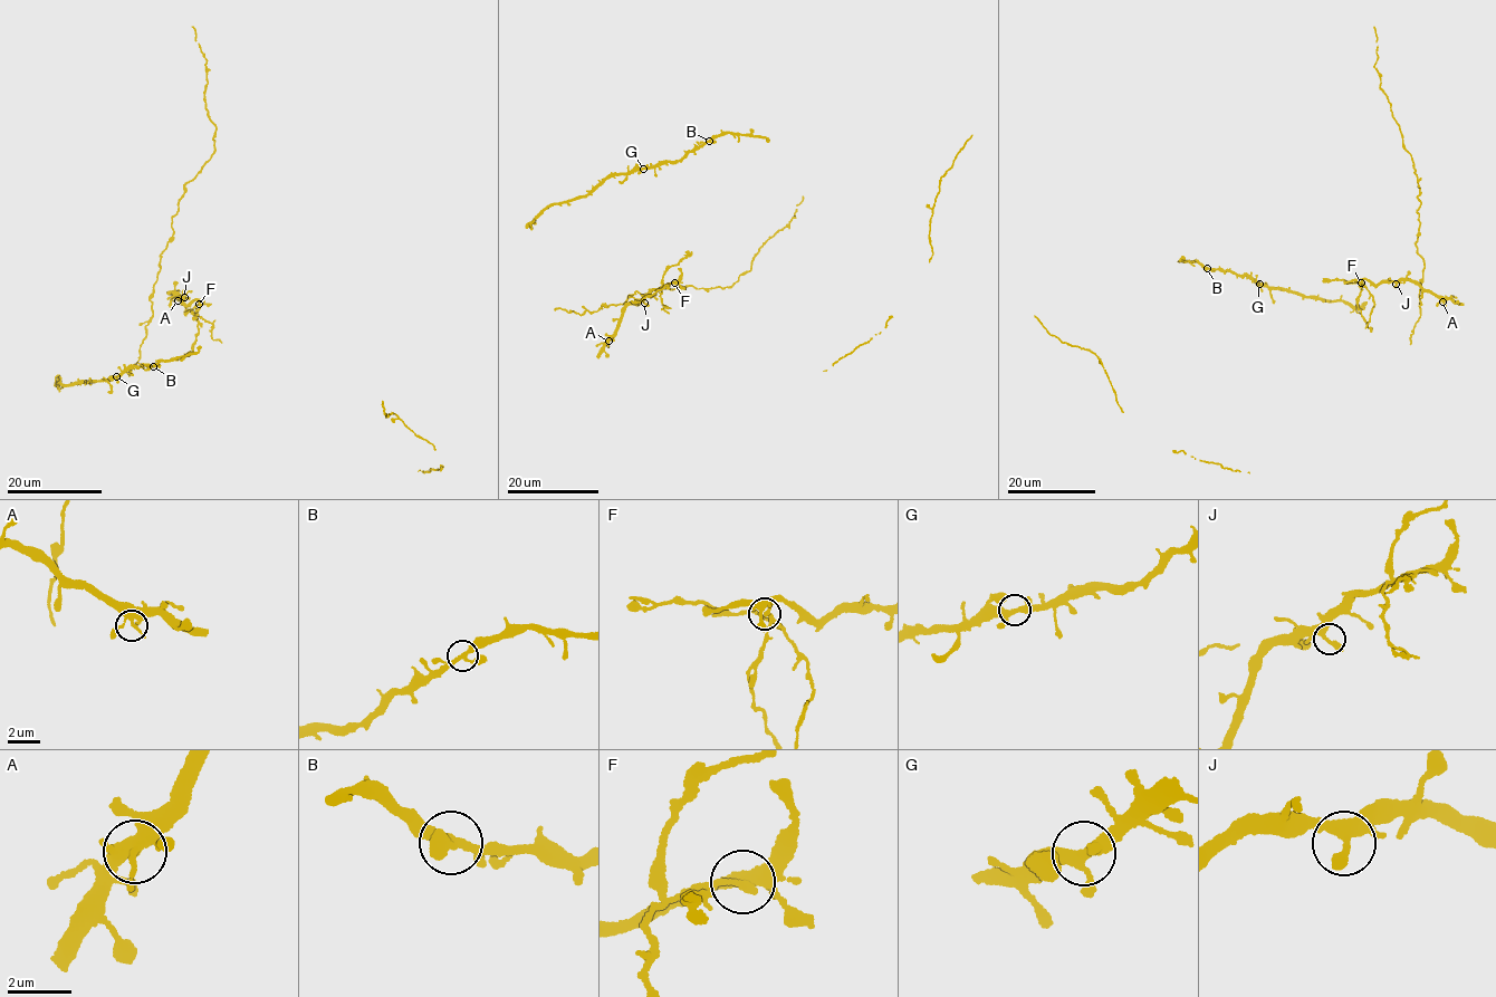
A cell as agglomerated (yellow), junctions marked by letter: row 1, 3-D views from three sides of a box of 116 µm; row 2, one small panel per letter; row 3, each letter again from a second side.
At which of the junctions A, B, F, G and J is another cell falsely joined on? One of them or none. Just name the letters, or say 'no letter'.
F

